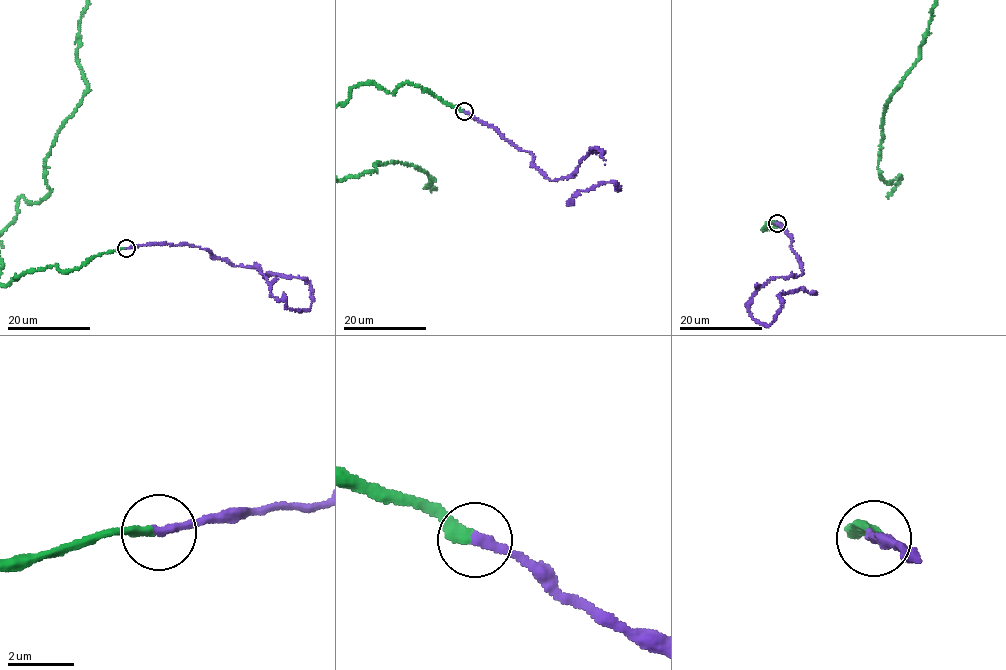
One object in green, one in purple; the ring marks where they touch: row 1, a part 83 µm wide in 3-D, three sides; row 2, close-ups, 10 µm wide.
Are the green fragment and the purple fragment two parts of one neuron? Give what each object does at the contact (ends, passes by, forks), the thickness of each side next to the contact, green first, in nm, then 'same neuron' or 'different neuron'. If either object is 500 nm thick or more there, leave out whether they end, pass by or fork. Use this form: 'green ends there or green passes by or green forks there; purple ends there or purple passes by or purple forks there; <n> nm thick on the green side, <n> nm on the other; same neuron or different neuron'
green ends there; purple ends there; 320 nm thick on the green side, 260 nm on the other; same neuron

